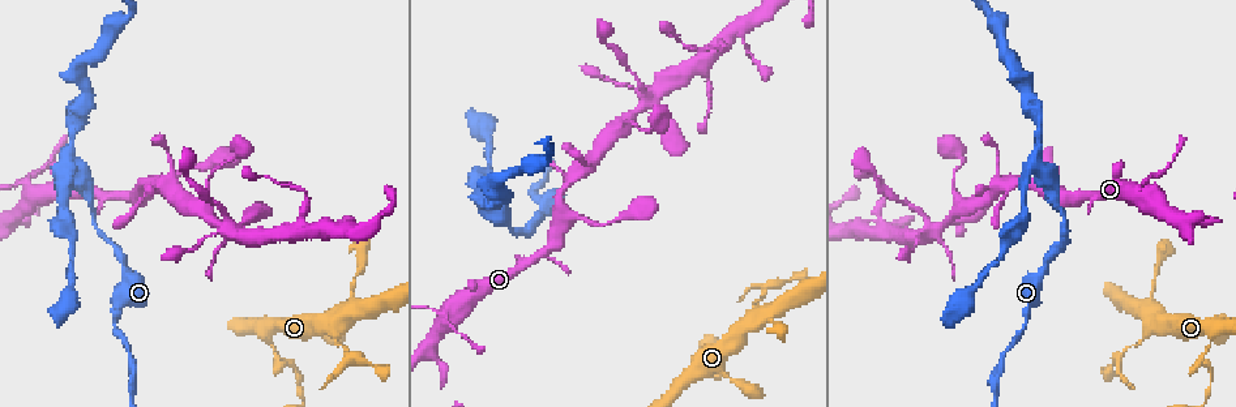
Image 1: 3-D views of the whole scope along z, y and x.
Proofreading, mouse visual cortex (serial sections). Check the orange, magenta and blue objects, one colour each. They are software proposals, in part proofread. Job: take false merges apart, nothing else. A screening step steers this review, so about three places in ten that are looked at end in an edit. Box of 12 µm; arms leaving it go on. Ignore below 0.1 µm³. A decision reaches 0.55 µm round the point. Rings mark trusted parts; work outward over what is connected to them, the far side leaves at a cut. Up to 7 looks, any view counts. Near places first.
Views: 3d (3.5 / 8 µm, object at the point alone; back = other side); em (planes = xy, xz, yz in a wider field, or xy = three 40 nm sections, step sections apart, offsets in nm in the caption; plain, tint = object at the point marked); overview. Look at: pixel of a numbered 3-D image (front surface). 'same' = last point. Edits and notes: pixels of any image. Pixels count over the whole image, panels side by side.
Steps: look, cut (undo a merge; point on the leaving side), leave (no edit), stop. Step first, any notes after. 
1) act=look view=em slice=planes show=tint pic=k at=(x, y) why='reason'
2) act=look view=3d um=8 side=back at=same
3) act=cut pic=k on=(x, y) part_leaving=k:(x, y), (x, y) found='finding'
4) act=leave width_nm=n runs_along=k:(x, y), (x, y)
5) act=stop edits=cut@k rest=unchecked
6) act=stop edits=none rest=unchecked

act=look view=3d um=8 pic=1 at=(1039, 164) why='arms part here'

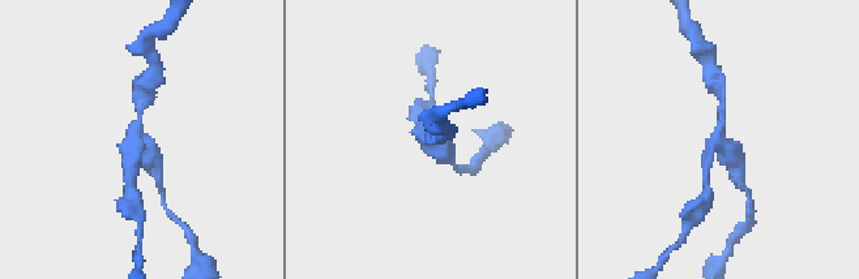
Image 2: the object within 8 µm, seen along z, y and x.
act=look view=em slice=planes show=tint pic=2 at=(136, 141) why='now the EM'

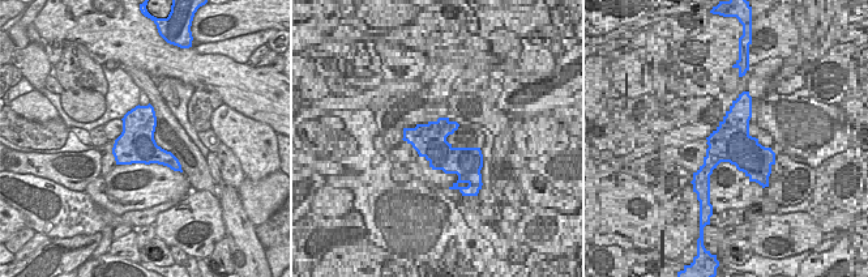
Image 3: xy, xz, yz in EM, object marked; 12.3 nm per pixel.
act=leave width_nm=460 runs_along=2:(739, 167), (718, 137), (723, 104) found='continuous, no second cell'

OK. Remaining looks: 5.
act=look view=3d um=3.5 pic=1 at=(27, 186) why='branch point'

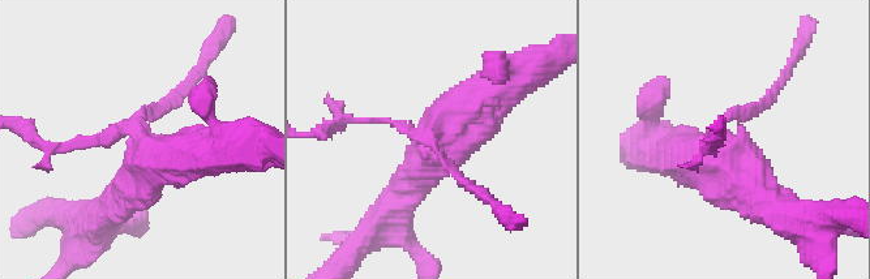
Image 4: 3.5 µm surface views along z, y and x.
act=look view=em slice=xy step=2 show=tint pic=4 at=(146, 141) why='need the tissue'

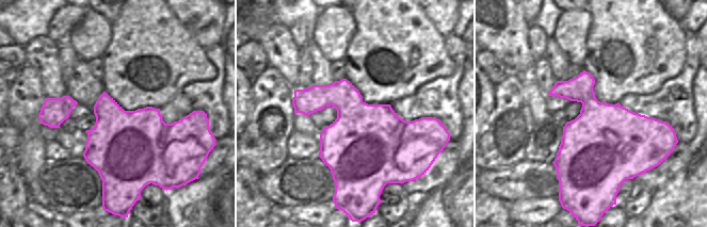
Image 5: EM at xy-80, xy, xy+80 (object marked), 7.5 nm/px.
act=cut pic=4 on=(86, 140) found='a second cell is stuck on'

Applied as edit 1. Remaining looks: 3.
act=look view=3d um=3.5 pic=1 at=(532, 189) why='thin neck'

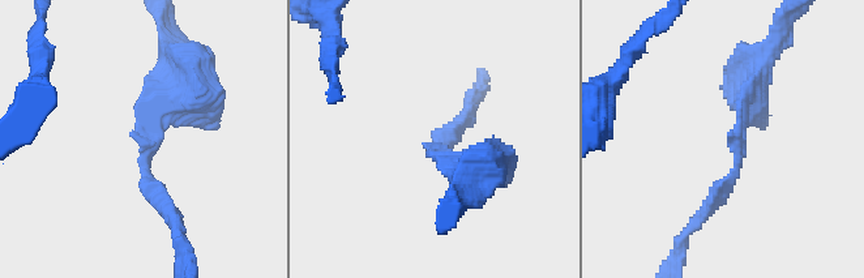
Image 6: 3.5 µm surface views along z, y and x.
act=look view=em slice=planes show=tint pic=6 at=(736, 165) arm_widths_nm=200,250 why='need the tissue'

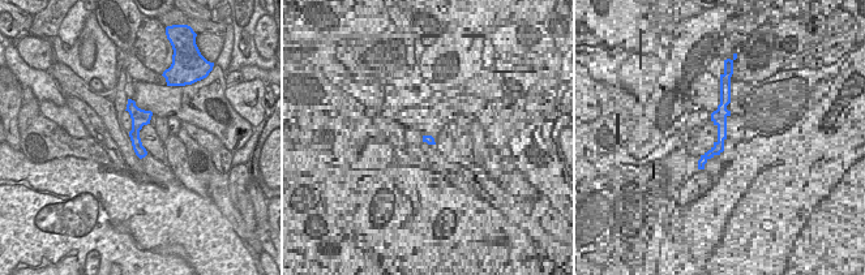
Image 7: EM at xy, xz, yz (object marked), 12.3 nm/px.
act=leave runs_along=6:(744, 99), (735, 175), (691, 227) found='all the same cell'

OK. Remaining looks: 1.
act=stop edits=cut@4 rest=unchecked

